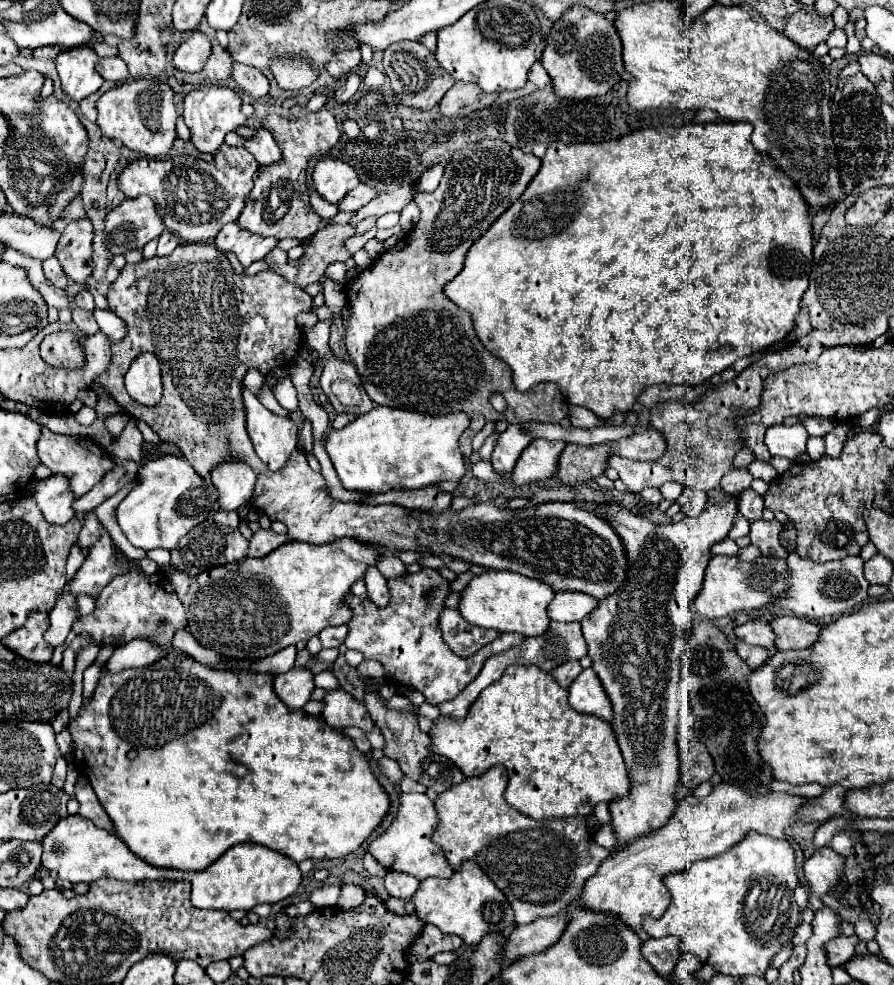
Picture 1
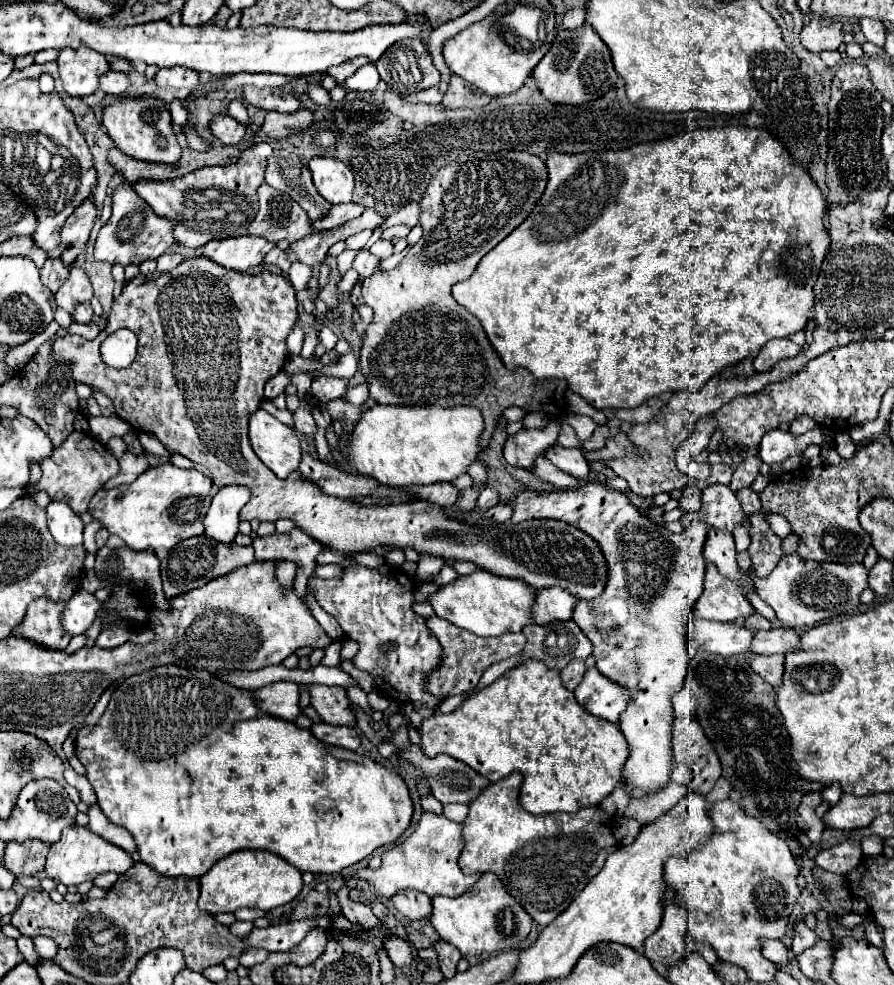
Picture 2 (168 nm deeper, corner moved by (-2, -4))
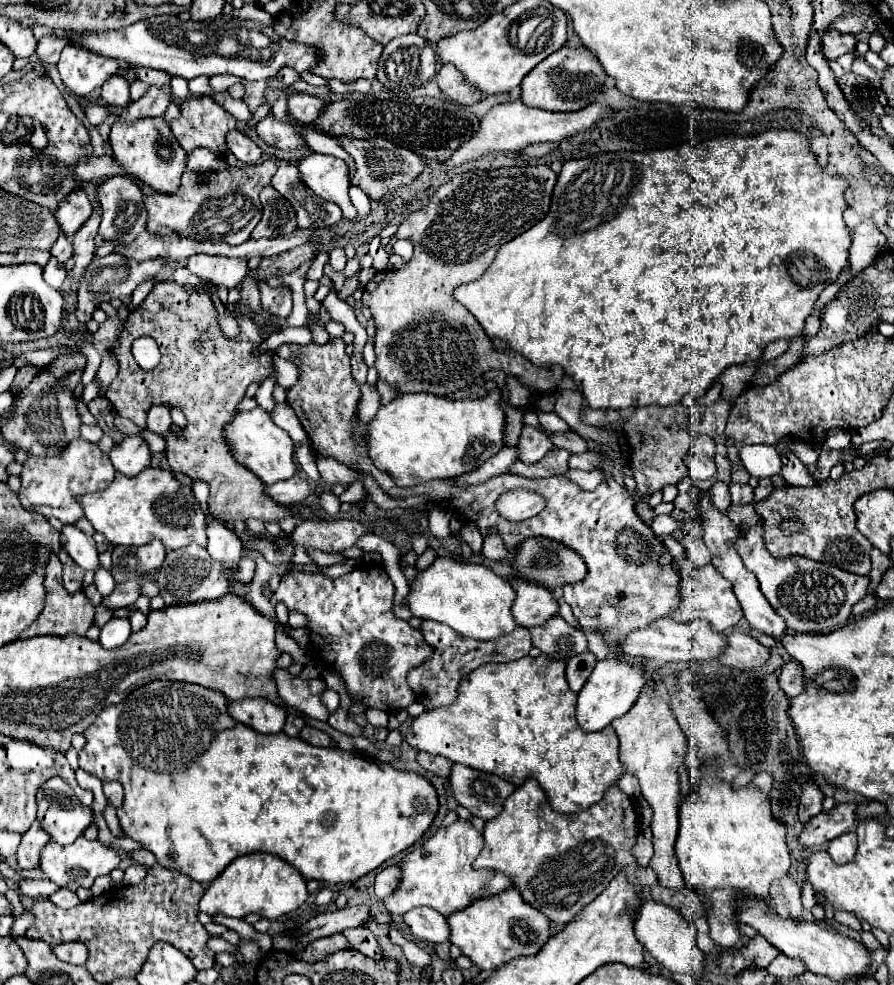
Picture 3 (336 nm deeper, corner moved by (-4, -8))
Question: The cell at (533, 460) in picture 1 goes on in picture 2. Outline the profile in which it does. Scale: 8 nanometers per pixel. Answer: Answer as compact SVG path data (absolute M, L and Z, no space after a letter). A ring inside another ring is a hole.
M552 446L548 448L546 452L546 458L558 466L560 470L576 476L576 478L582 478L586 480L588 474L590 474L590 466L582 454L580 448L562 448L562 446Z

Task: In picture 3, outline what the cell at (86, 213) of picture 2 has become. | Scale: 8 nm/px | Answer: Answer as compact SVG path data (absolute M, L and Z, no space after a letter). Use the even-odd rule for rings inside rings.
M84 190L74 192L74 196L70 196L70 200L64 200L58 206L58 212L54 212L54 216L66 236L72 236L74 232L78 232L82 228L82 224L90 218L90 214L92 214L92 202L88 200Z

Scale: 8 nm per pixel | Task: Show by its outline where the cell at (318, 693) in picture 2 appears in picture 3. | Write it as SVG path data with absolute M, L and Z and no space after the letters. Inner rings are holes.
M276 670L276 686L280 698L286 702L288 708L304 712L316 720L328 720L330 712L322 702L322 694L326 692L324 678L302 680L298 676L290 676L286 670Z

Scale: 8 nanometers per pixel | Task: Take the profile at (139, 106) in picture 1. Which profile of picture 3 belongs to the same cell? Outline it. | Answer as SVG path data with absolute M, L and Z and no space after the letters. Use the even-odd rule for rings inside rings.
M138 118L138 120L118 120L110 130L110 144L114 150L114 158L122 164L128 176L134 180L148 184L158 192L176 192L180 184L180 176L186 168L188 154L174 140L170 126L164 118Z

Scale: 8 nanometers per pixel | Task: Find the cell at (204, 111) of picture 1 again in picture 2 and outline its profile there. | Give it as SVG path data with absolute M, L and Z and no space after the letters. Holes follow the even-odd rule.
M224 116L224 118L216 118L212 122L212 132L214 136L224 144L224 146L238 146L244 142L246 138L246 126L236 122L234 118L230 116Z

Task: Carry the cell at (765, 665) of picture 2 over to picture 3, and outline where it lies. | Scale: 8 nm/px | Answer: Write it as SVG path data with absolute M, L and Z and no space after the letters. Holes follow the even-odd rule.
M786 662L786 664L782 664L780 674L778 674L778 684L780 684L780 688L784 690L784 694L786 694L788 698L794 698L794 696L802 694L802 690L804 690L802 680L804 680L802 668L800 668L796 662Z

